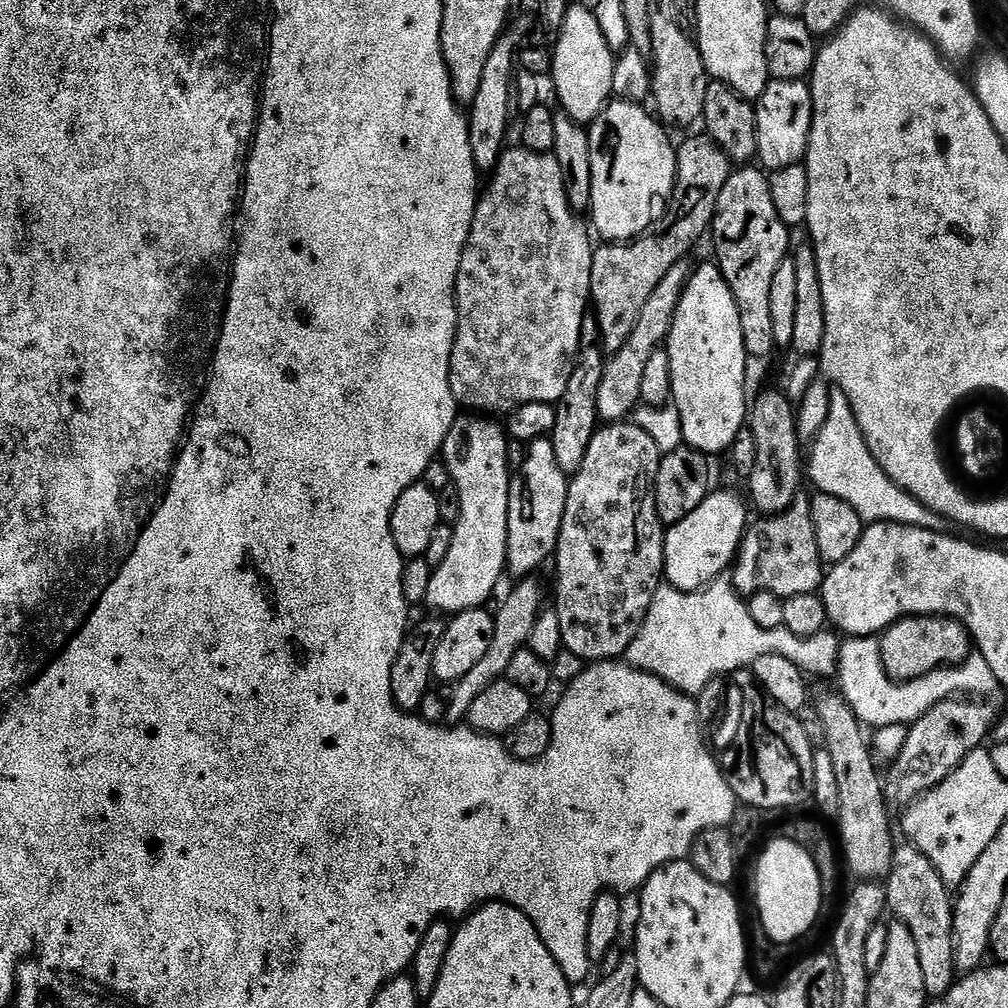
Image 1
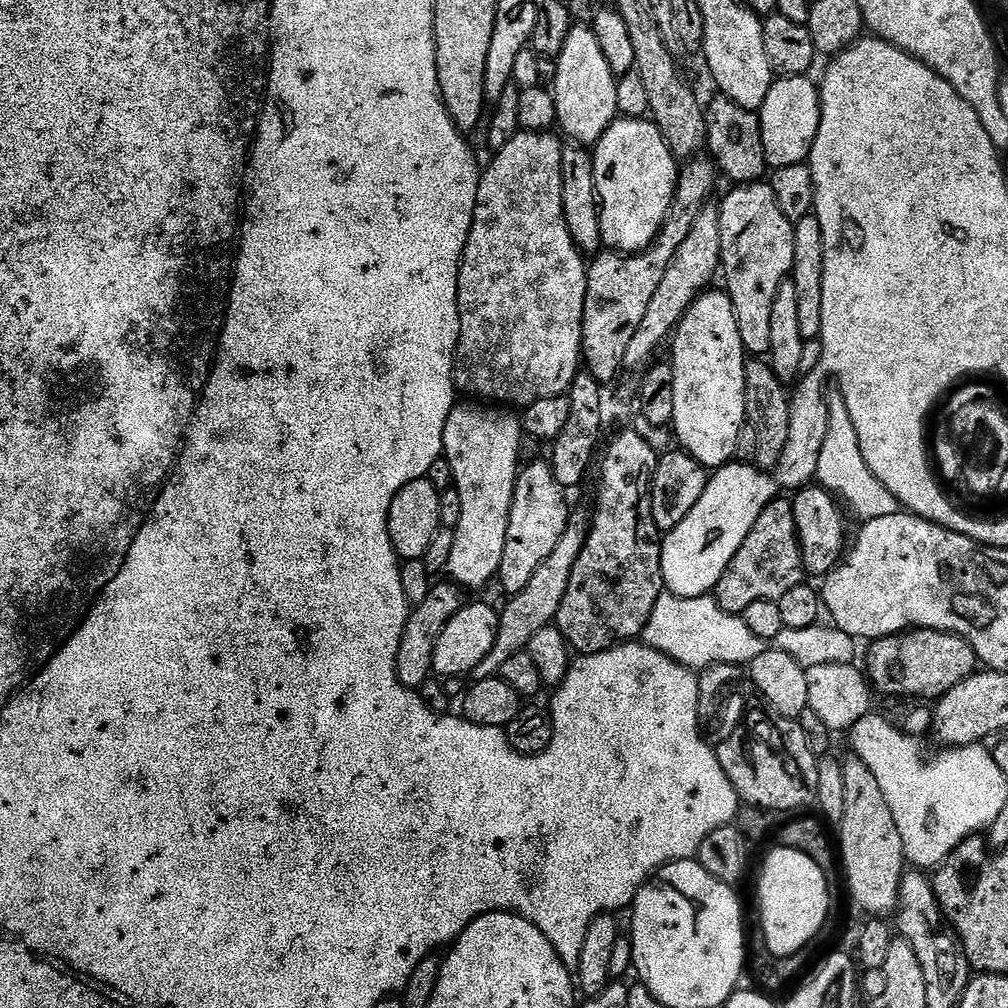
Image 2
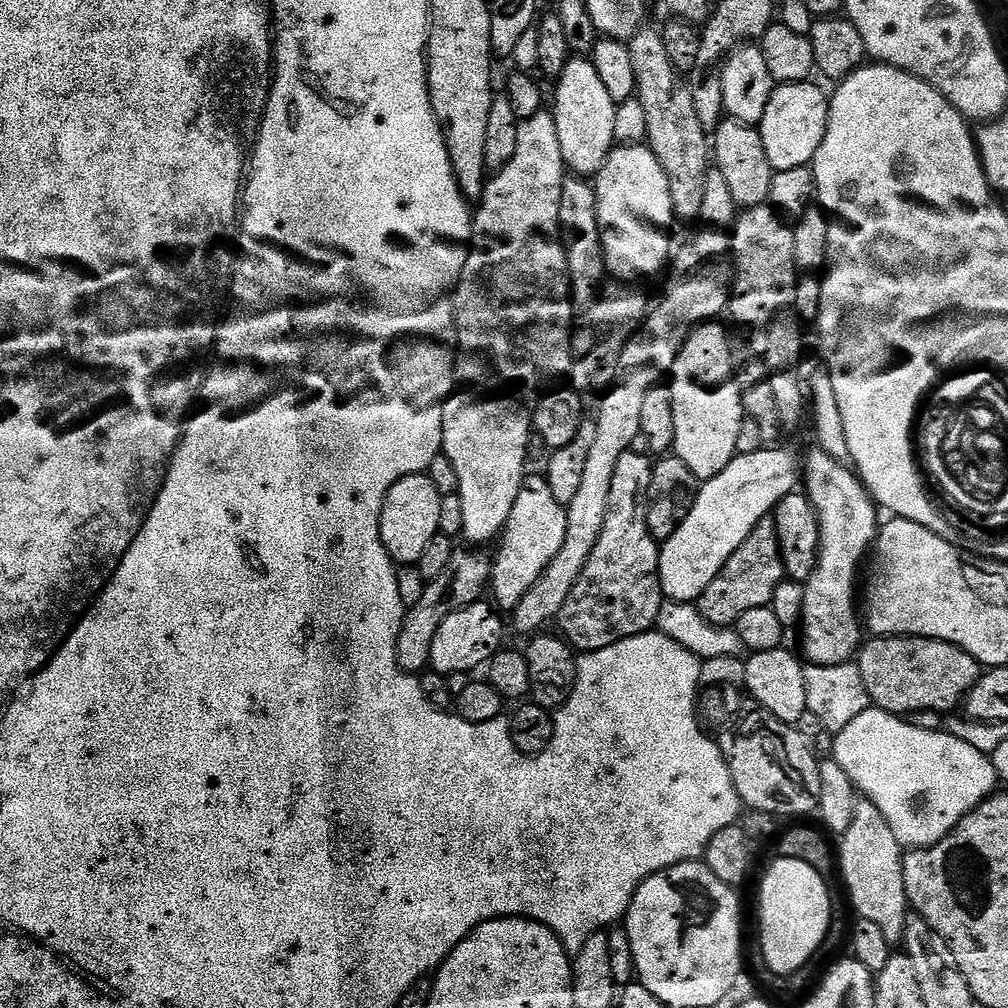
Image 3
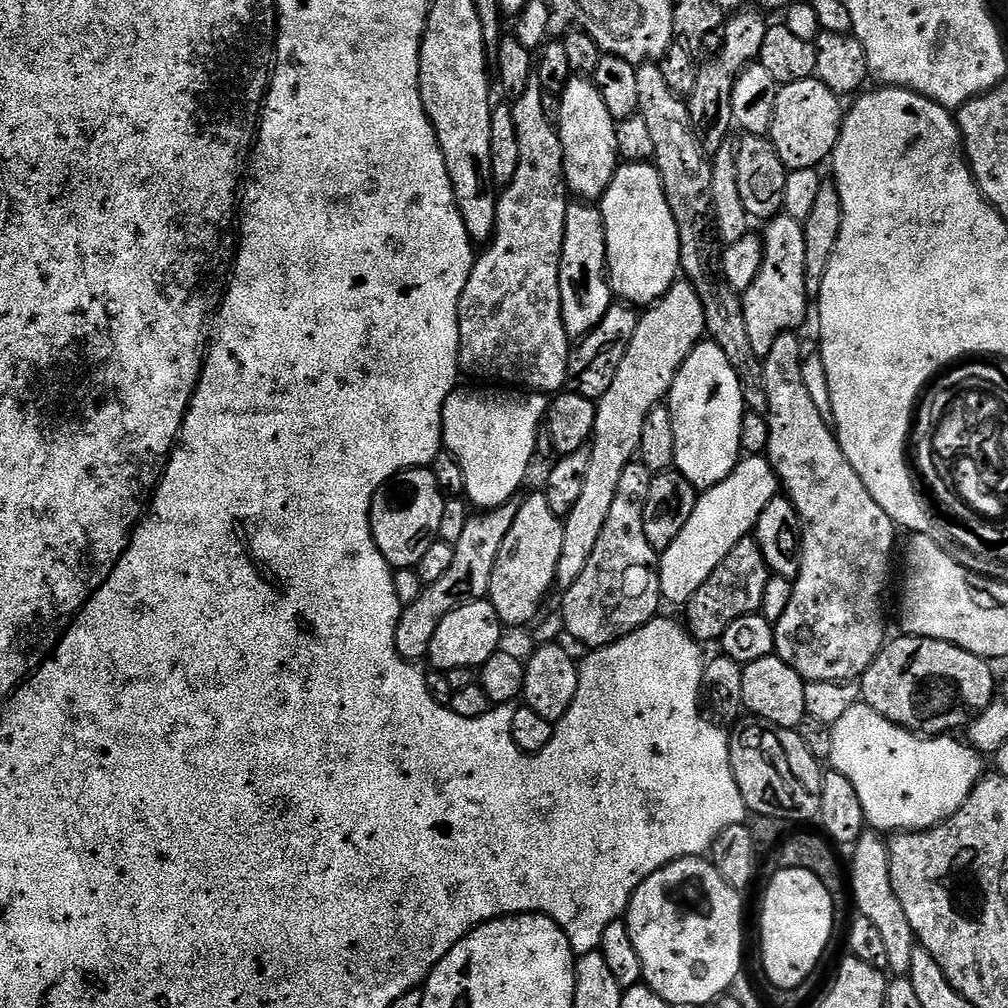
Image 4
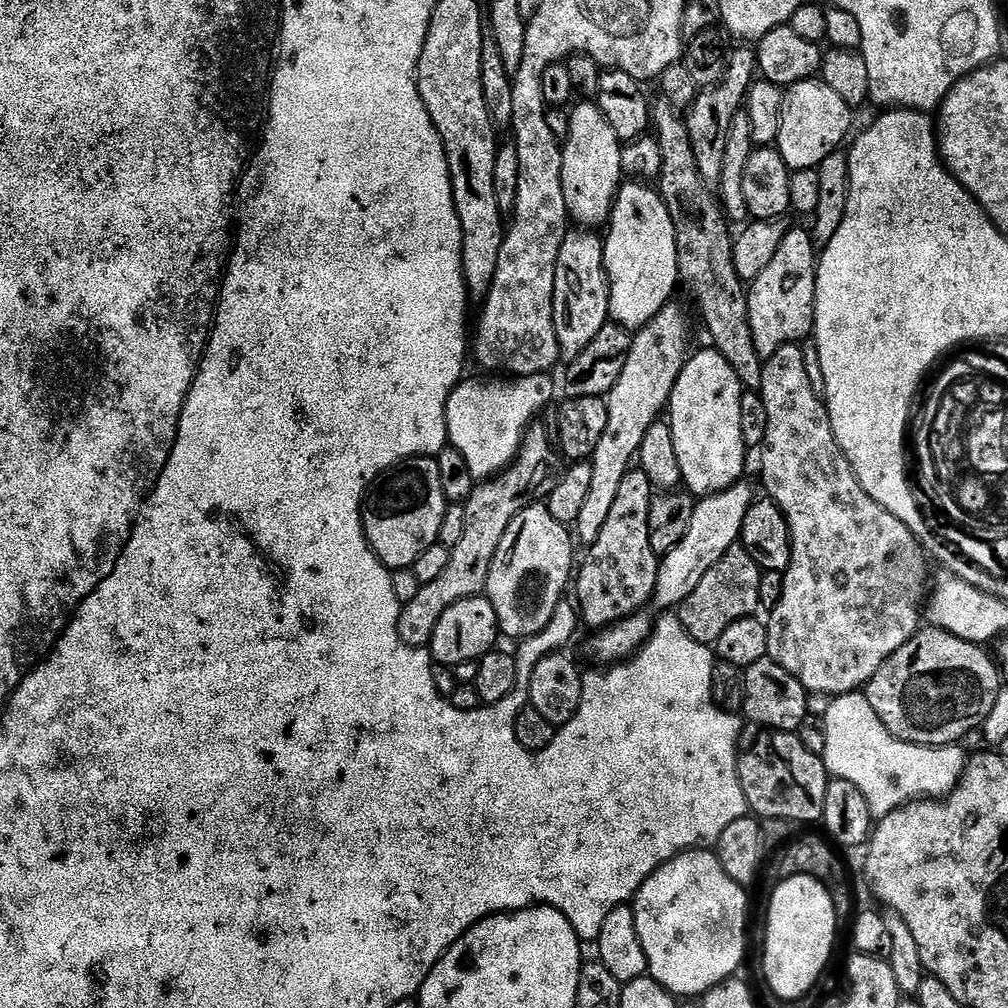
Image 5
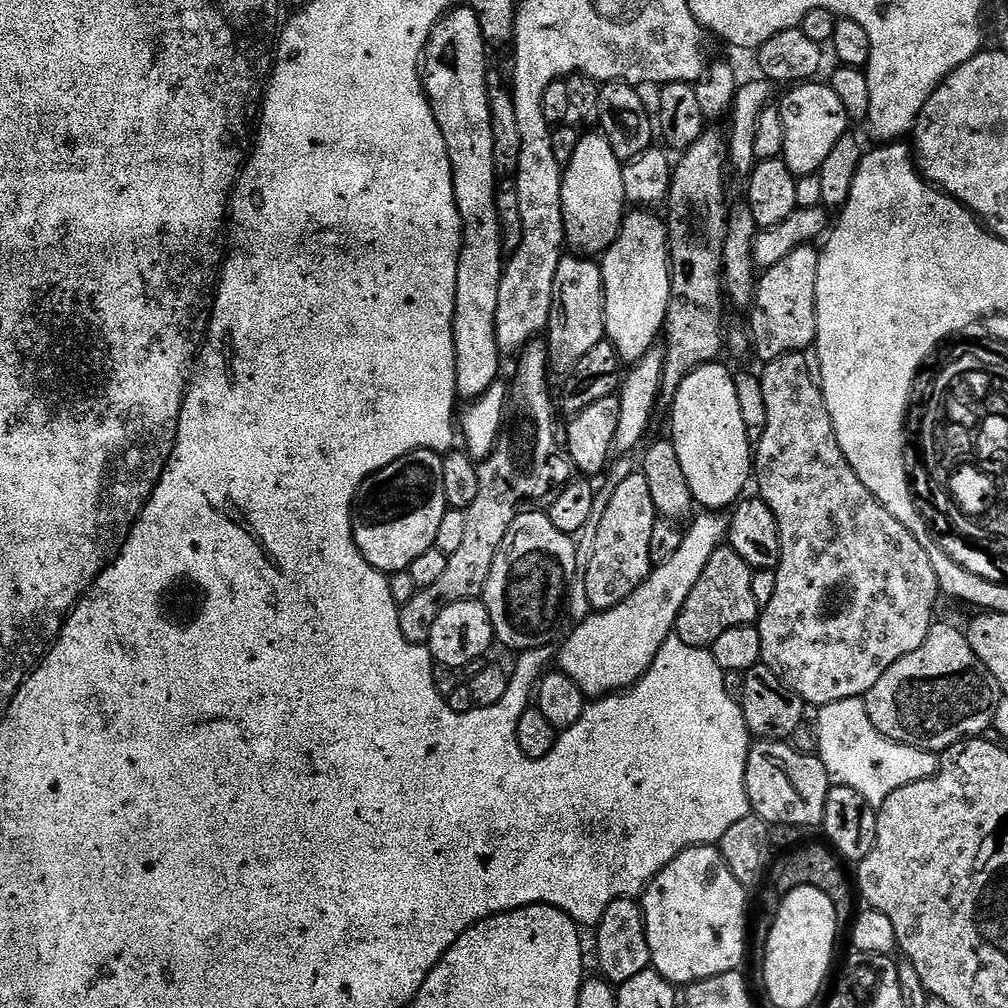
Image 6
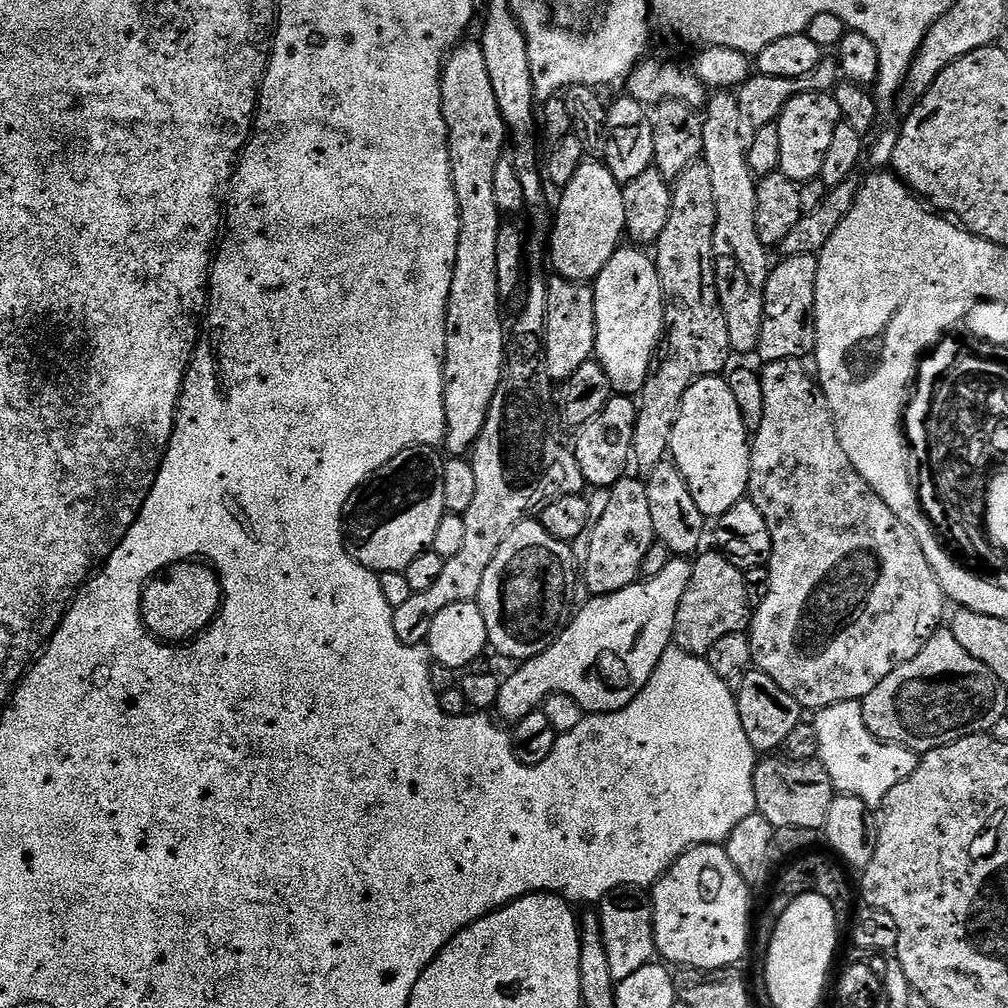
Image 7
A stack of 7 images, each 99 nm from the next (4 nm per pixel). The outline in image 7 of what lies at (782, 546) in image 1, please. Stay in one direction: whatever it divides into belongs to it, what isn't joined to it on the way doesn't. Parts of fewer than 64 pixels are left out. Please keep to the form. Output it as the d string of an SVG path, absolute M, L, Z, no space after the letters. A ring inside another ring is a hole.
M701 551L695 557L690 586L682 594L676 615L675 647L694 656L703 657L726 634L744 632L749 627L754 606L748 601L744 572L739 564L728 559L723 551Z

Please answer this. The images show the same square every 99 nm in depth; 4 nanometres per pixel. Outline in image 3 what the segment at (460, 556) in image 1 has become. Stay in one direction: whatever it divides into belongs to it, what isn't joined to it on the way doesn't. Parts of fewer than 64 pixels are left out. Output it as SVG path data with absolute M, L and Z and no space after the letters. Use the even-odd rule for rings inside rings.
M457 391L444 401L442 452L448 456L458 474L458 495L462 502L464 523L463 539L495 541L503 533L504 524L510 518L510 510L514 510L514 498L518 498L518 490L524 484L524 459L528 456L528 436L530 437L532 432L532 417L527 407L519 408L512 400L475 400L471 396L471 391L460 391L464 392Z

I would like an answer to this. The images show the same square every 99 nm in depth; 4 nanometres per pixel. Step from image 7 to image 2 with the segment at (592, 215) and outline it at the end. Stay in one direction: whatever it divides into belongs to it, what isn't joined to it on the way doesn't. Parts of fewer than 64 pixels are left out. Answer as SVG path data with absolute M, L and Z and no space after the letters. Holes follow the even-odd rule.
M576 26L569 31L562 50L555 57L557 74L550 80L552 101L556 107L556 124L576 146L595 146L618 116L617 77L605 62L598 38L591 27Z

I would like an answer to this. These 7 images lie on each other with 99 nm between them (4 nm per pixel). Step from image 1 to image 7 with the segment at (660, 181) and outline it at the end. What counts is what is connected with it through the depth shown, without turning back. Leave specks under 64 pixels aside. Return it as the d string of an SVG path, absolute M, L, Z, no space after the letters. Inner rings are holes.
M621 246L596 275L596 351L595 359L606 370L612 391L635 397L652 371L658 345L664 335L664 287L656 261L643 247Z

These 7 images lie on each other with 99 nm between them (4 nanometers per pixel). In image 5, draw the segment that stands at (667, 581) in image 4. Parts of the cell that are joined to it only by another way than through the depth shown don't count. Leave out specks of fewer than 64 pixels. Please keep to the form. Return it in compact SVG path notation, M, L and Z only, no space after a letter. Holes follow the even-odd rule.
M735 484L724 492L703 497L697 503L694 518L690 518L690 530L686 530L686 538L682 538L682 542L660 560L654 597L654 604L664 608L660 610L675 609L683 600L690 598L690 594L694 594L694 586L702 582L706 570L710 570L710 566L714 566L714 562L718 562L718 558L722 558L722 554L726 554L726 550L739 541L746 511L754 503L752 490L746 484Z

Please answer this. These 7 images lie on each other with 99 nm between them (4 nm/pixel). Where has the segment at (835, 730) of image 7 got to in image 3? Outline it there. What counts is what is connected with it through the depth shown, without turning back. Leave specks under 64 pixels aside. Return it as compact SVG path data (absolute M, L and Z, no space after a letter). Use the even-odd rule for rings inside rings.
M871 706L845 729L835 733L832 756L838 766L850 774L857 793L882 810L882 818L886 818L890 830L894 830L894 838L898 838L905 849L911 850L929 848L949 836L961 818L997 791L998 781L992 758L982 754L982 750L974 750L974 746L962 742L962 738L954 738L947 730L935 732L932 728L919 728L908 722Z

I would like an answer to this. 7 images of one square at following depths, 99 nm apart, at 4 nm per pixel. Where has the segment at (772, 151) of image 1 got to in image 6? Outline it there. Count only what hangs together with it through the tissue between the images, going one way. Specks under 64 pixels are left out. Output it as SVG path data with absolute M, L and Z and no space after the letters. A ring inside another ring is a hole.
M805 82L789 87L784 96L784 101L778 104L782 114L782 130L786 130L786 142L784 143L784 155L782 159L792 171L793 176L817 175L830 155L830 150L838 143L850 127L850 121L846 114L846 107L832 87L827 83Z

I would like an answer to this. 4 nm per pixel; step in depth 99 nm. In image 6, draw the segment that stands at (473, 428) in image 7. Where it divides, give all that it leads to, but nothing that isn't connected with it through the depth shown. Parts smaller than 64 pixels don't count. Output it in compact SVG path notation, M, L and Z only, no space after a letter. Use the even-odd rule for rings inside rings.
M457 6L453 8L451 12L446 12L440 17L440 21L436 23L434 30L430 34L428 46L425 48L422 57L424 90L428 94L428 104L434 110L434 118L438 122L438 130L446 142L448 161L452 167L452 181L454 182L456 205L460 211L462 226L464 227L464 244L460 247L458 286L456 287L456 305L454 306L454 322L452 323L452 329L454 330L454 350L456 351L456 394L457 397L464 402L477 400L486 390L490 390L492 384L497 383L499 376L496 375L500 372L500 359L502 359L502 353L496 341L496 315L498 314L498 286L502 282L506 255L503 252L502 238L500 237L498 210L495 209L495 198L498 191L498 181L496 182L498 173L494 166L494 130L490 122L490 98L488 97L488 74L490 65L488 65L488 55L490 55L490 49L488 45L484 43L484 39L482 38L482 26L478 26L478 18L474 14L474 10L467 6Z

